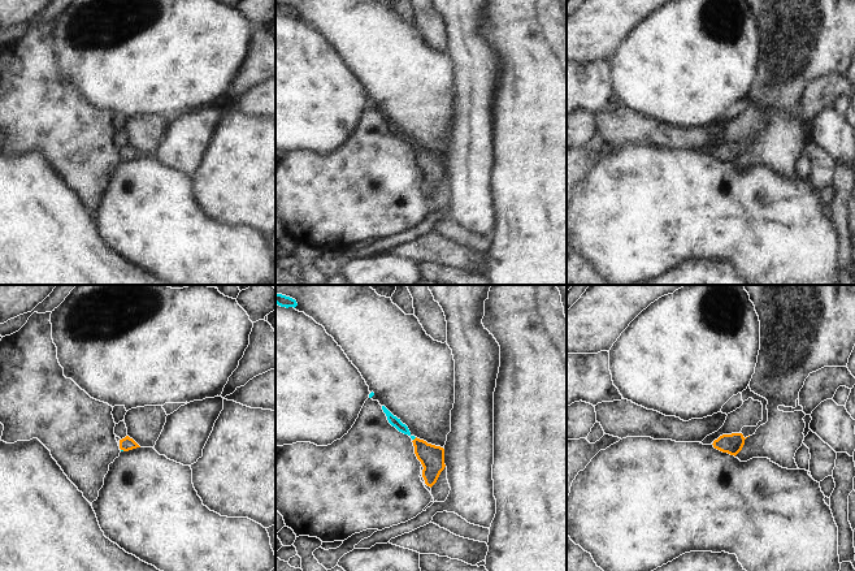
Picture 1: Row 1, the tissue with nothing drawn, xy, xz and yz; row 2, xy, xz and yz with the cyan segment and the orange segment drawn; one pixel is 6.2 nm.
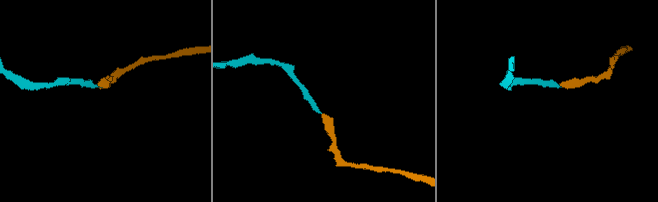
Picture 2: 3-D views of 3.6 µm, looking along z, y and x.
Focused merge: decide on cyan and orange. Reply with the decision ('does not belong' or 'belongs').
belongs

